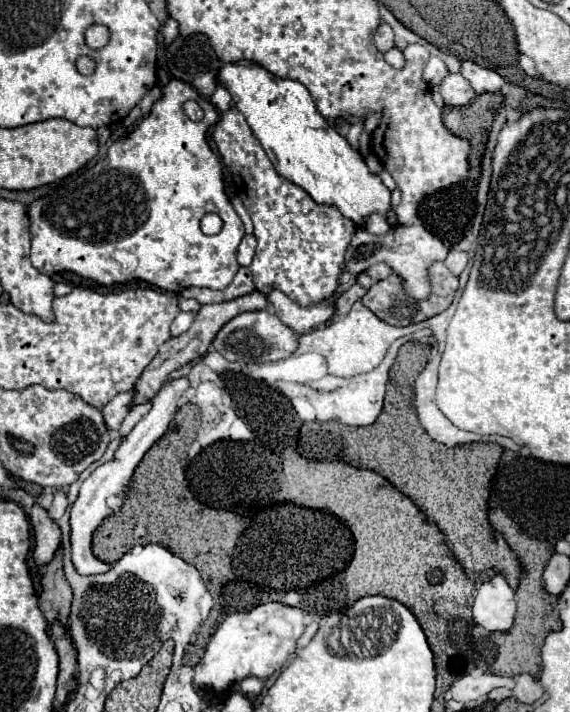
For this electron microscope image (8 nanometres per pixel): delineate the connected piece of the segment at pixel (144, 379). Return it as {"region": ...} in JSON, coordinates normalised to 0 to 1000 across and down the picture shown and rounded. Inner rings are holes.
{"region":[[[444,407],[440,413],[419,416],[419,419],[402,421],[402,424],[360,427],[360,430],[353,430],[353,435],[346,438],[342,452],[335,455],[335,461],[332,461],[325,469],[311,472],[311,475],[296,475],[296,478],[279,489],[275,500],[268,503],[268,508],[254,517],[254,522],[247,525],[247,531],[244,531],[240,539],[237,539],[237,548],[240,548],[240,565],[237,565],[237,567],[247,567],[247,565],[265,562],[265,559],[279,551],[279,545],[289,539],[293,528],[296,528],[304,520],[318,517],[321,511],[328,511],[332,506],[339,506],[339,503],[346,503],[346,500],[363,497],[367,483],[374,480],[381,463],[388,463],[388,458],[391,458],[395,452],[402,452],[402,449],[412,447],[416,441],[426,441],[426,438],[437,438],[437,435],[465,435],[465,433],[468,433],[468,416],[458,413],[454,407]]]}

